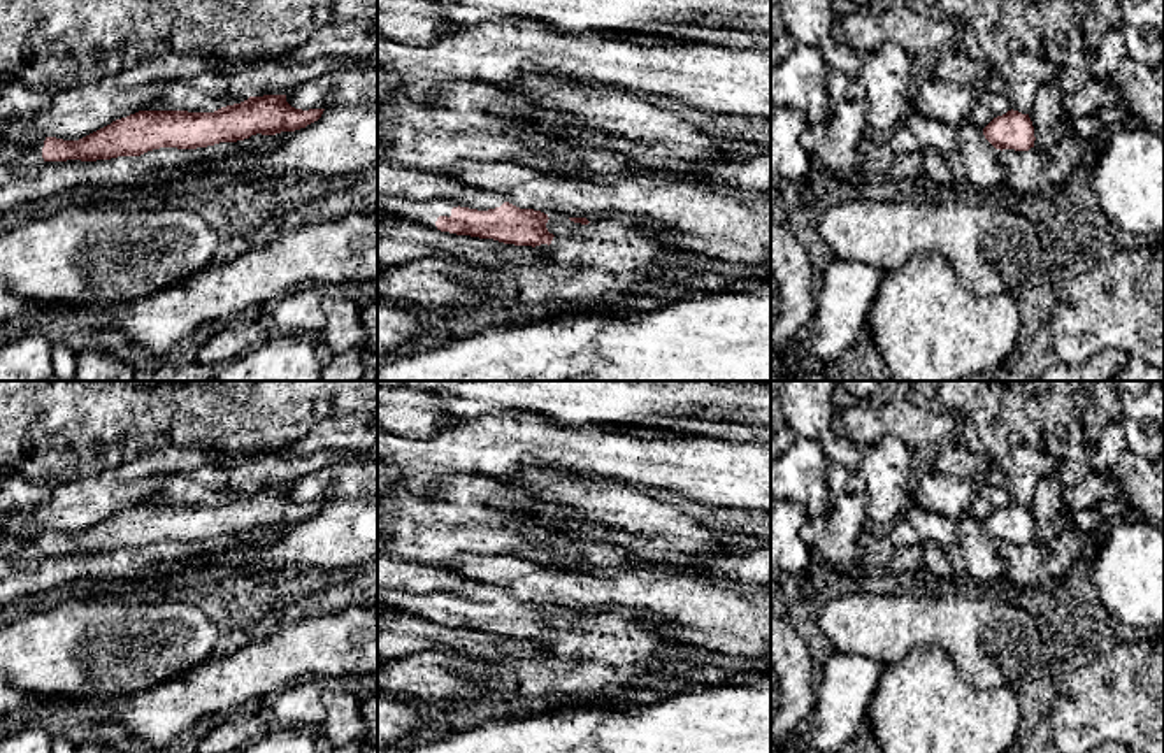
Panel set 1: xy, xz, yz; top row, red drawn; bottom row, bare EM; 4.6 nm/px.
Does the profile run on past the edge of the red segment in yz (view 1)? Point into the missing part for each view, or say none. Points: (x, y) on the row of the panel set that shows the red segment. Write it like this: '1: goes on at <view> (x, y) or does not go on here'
1: does not go on here

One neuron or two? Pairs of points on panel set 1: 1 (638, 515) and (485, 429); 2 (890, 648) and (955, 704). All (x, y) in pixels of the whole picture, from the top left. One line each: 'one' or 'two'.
1: two
2: two

